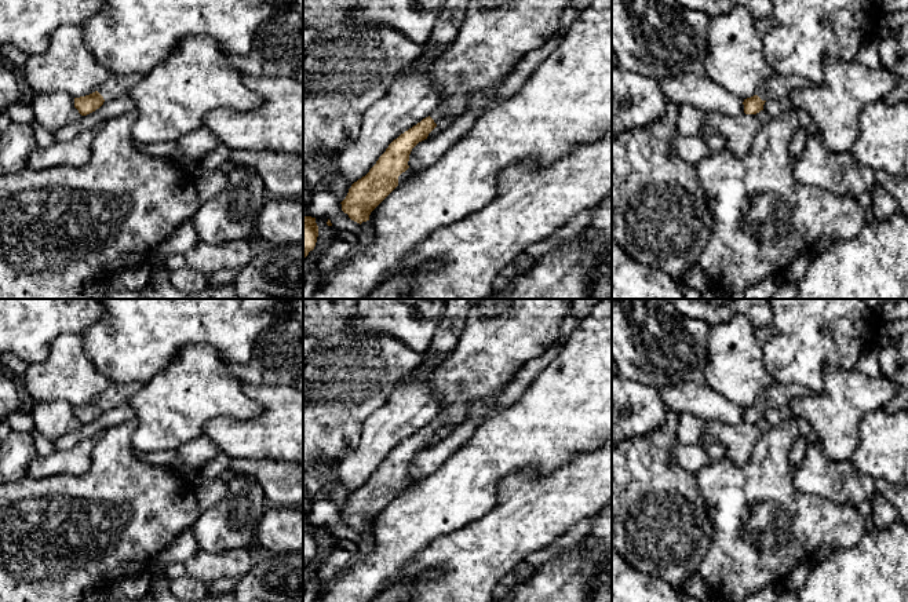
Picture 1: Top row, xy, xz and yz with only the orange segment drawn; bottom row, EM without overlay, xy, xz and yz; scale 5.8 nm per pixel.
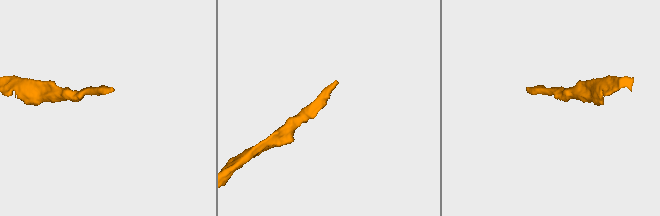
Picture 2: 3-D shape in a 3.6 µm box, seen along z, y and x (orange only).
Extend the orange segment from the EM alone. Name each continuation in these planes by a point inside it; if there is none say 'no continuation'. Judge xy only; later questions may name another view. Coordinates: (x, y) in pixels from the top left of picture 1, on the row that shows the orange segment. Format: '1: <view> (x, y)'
1: xy (116, 86)

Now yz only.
1: yz (776, 87)

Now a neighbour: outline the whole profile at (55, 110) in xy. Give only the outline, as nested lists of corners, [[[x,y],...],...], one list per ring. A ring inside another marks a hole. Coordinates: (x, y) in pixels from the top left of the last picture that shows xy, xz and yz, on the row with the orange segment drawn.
[[[63,92],[33,95],[30,107],[36,121],[48,132],[77,124],[83,118],[74,107],[74,98]]]

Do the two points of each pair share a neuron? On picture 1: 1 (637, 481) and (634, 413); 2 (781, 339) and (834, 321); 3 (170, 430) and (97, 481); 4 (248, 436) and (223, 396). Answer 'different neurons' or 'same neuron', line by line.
1: different neurons
2: same neuron
3: different neurons
4: different neurons

